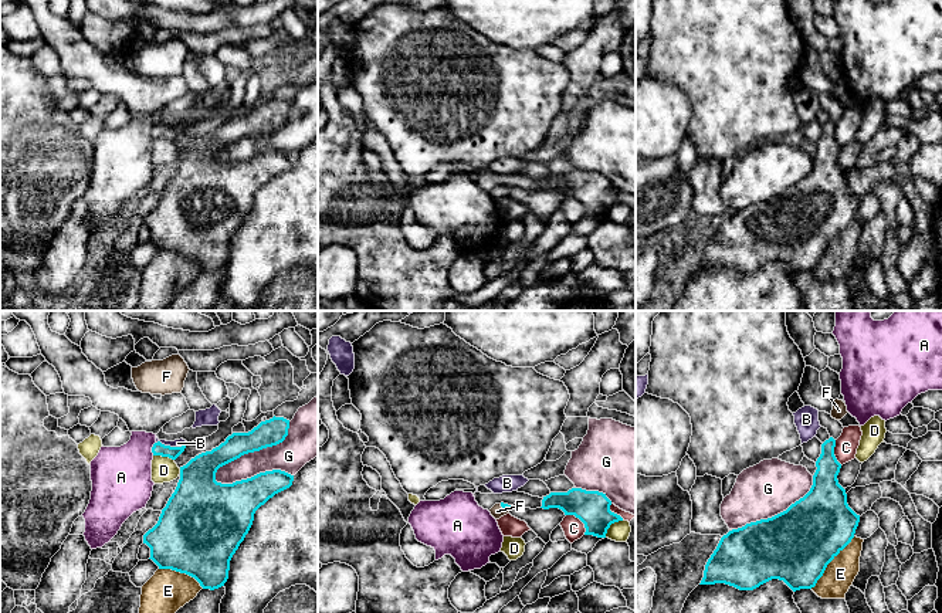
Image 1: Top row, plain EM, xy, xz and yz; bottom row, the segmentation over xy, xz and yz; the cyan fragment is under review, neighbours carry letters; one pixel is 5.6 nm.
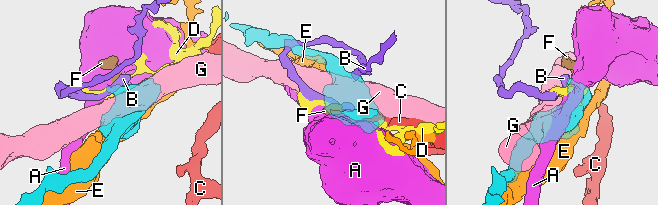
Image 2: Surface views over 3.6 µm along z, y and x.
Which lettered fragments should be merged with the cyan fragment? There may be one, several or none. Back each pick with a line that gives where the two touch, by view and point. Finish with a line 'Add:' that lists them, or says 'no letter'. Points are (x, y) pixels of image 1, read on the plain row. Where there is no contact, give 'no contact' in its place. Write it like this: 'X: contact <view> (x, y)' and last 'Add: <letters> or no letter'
F: contact xz (504, 189)
Add: F

